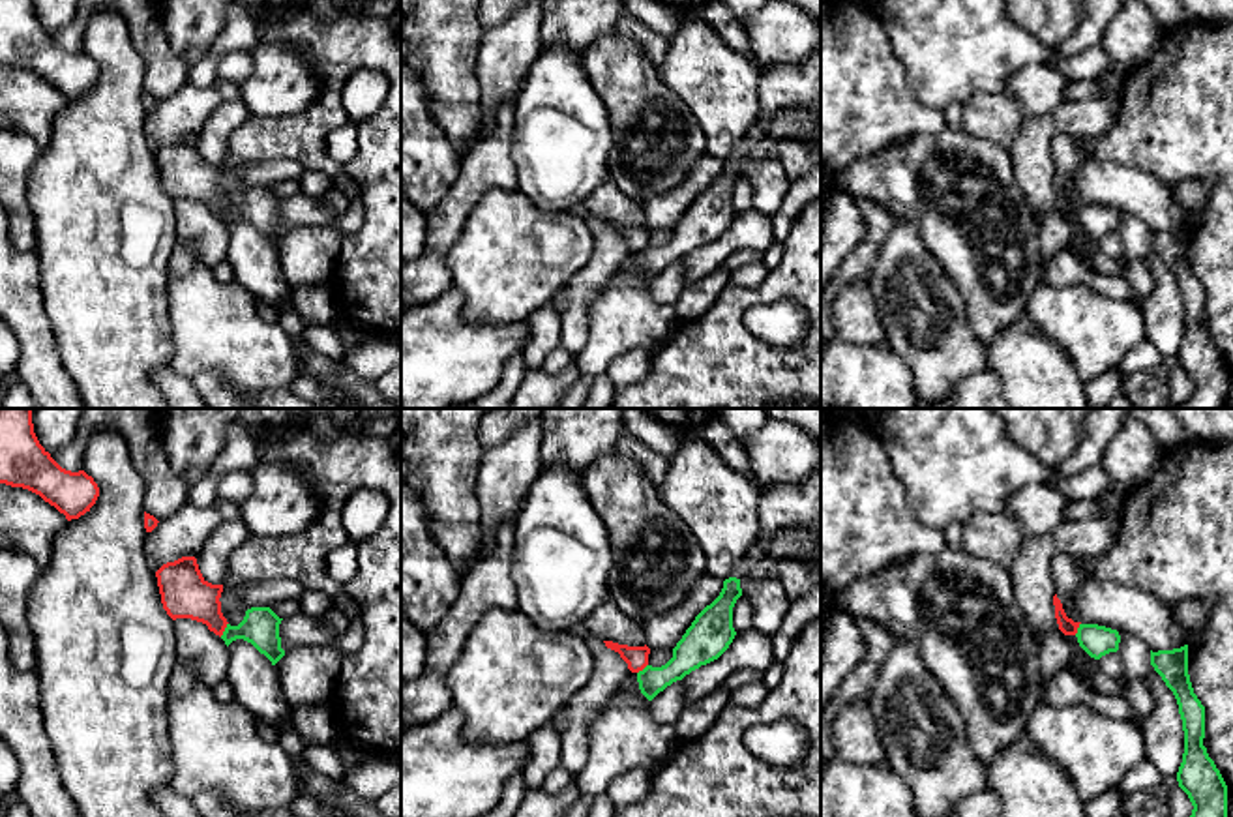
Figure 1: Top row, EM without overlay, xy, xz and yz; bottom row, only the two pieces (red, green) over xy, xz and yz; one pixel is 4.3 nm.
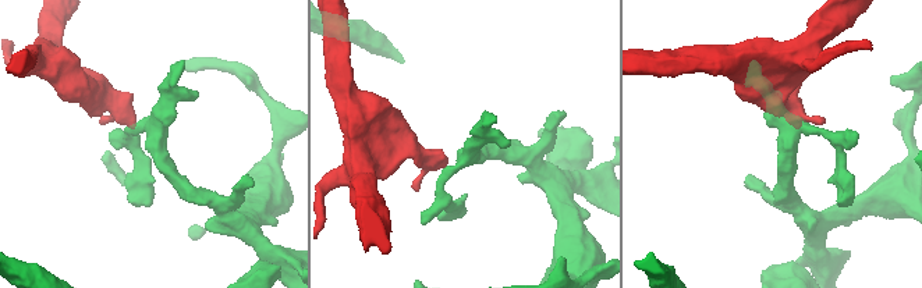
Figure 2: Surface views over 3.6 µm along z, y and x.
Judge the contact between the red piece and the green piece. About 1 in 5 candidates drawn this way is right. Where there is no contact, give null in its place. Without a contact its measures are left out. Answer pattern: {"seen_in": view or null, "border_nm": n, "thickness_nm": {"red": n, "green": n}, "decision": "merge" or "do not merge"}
{"seen_in": "xy", "border_nm": 70, "thickness_nm": {"red": 200, "green": 160}, "decision": "do not merge"}

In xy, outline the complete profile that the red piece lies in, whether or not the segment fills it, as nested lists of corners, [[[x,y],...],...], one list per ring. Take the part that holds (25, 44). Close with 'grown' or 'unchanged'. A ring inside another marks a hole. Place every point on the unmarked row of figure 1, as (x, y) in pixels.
[[[0,0],[0,64],[39,75],[67,101],[90,92],[99,77],[92,56],[66,51],[51,37],[32,0]]]; unchanged

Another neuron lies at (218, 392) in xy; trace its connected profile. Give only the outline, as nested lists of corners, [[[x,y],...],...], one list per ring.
[[[201,371],[191,377],[191,382],[208,408],[262,408],[247,395],[247,390],[232,384],[217,371]]]

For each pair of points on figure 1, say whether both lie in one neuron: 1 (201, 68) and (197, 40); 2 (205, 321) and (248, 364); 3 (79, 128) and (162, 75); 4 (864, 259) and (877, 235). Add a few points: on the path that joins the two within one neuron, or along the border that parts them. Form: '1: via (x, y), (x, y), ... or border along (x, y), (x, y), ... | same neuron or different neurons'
1: border along (225, 23), (214, 44), (190, 66) | different neurons
2: via (216, 332), (237, 353) | same neuron
3: border along (132, 44), (143, 62), (145, 90) | different neurons
4: via (864, 253), (872, 240) | same neuron

